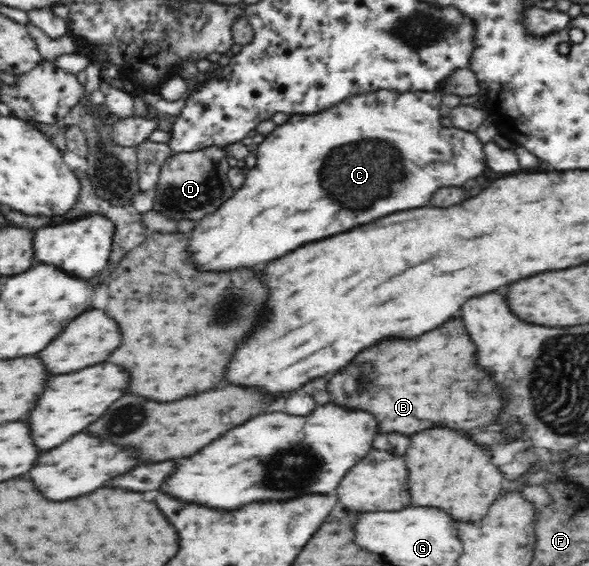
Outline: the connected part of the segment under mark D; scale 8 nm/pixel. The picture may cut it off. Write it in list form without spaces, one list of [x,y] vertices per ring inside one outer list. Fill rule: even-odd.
[[[217,146],[171,155],[160,168],[159,180],[152,192],[154,210],[176,221],[198,220],[217,210],[217,206],[234,192],[227,180],[230,166],[226,157],[227,154]]]

